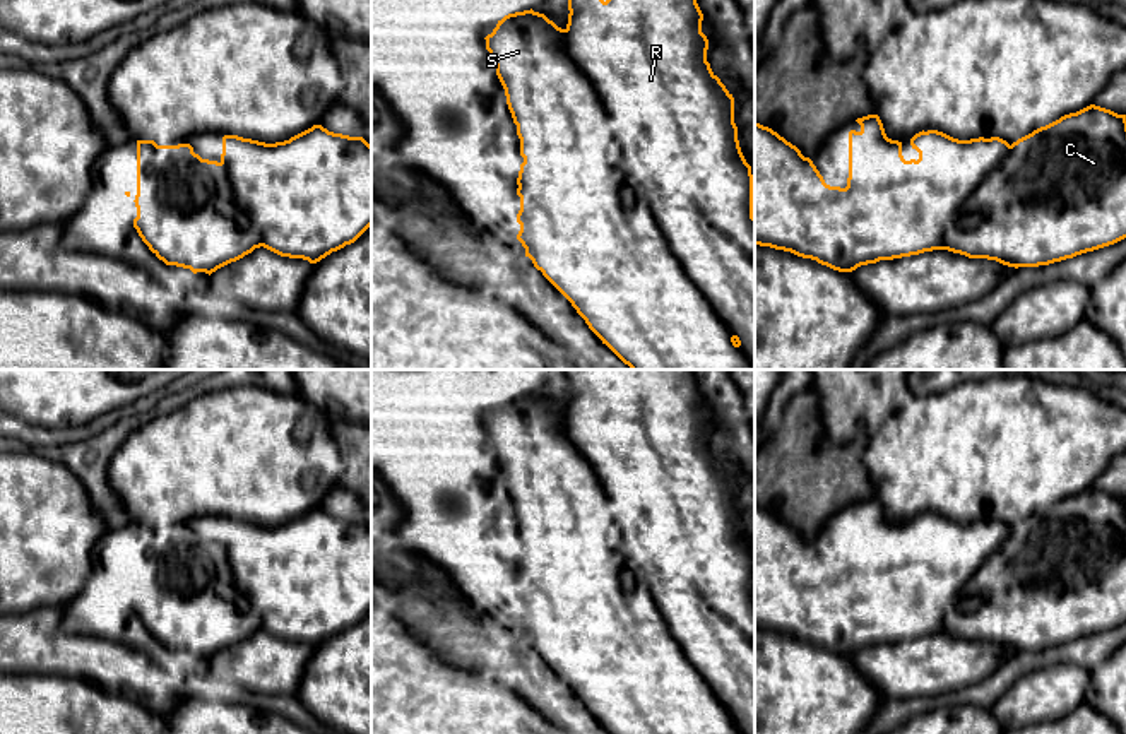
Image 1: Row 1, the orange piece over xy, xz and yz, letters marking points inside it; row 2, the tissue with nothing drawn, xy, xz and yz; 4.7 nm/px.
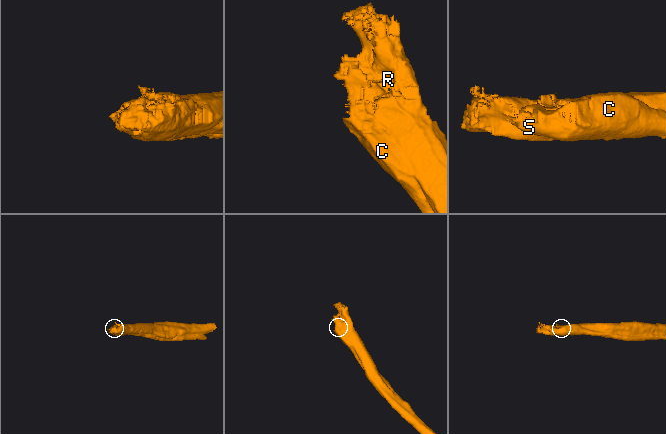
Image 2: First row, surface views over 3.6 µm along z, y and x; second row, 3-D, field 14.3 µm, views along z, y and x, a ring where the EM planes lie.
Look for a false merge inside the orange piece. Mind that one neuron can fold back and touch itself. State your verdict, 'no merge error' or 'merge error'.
merge error

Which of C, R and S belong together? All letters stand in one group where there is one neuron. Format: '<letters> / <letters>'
C S / R

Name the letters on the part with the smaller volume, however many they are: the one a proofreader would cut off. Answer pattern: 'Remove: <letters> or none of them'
Remove: C, S

